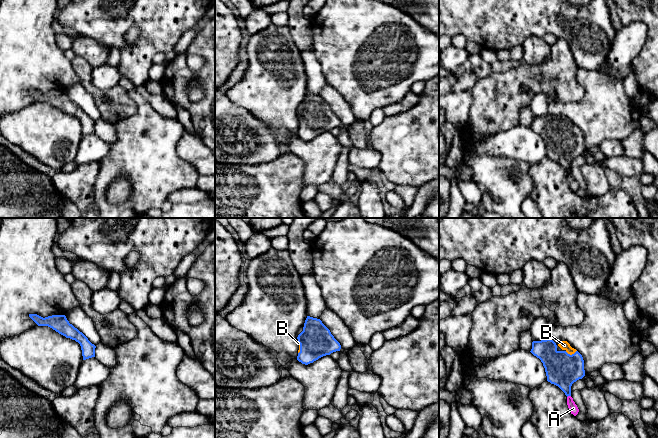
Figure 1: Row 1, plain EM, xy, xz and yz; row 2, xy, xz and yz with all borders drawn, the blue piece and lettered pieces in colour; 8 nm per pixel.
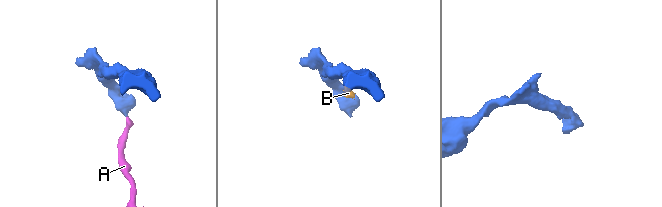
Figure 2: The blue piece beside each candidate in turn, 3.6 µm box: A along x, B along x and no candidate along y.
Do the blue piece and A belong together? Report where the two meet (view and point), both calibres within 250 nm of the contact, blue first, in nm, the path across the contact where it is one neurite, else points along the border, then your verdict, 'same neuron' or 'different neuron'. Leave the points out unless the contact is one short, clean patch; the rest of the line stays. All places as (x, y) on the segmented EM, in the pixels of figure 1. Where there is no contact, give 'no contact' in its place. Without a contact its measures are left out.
yz (568, 395) | 280/70 nm | across yz (562, 369), (568, 395), (573, 408) | same neuron

